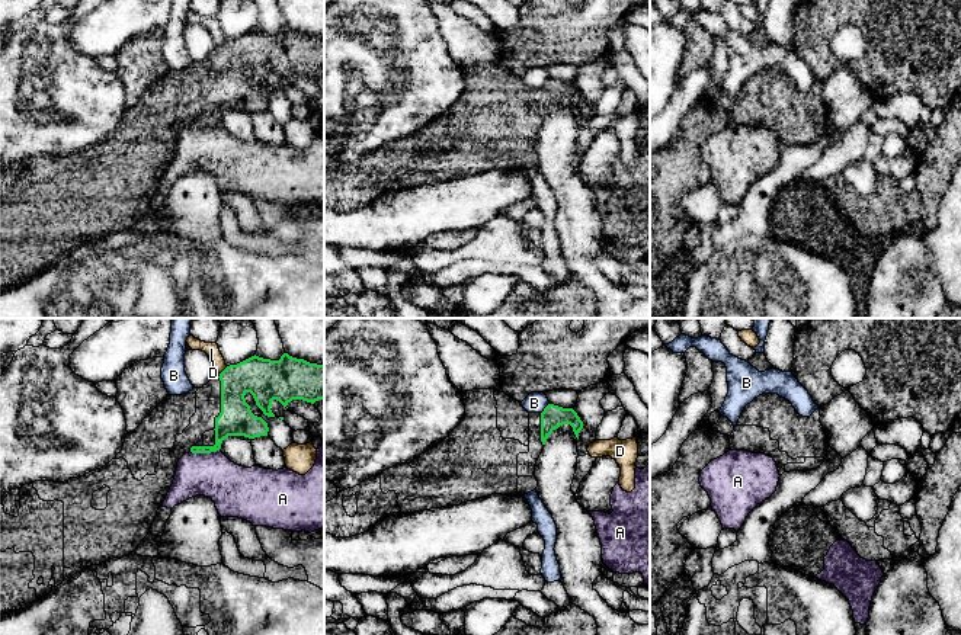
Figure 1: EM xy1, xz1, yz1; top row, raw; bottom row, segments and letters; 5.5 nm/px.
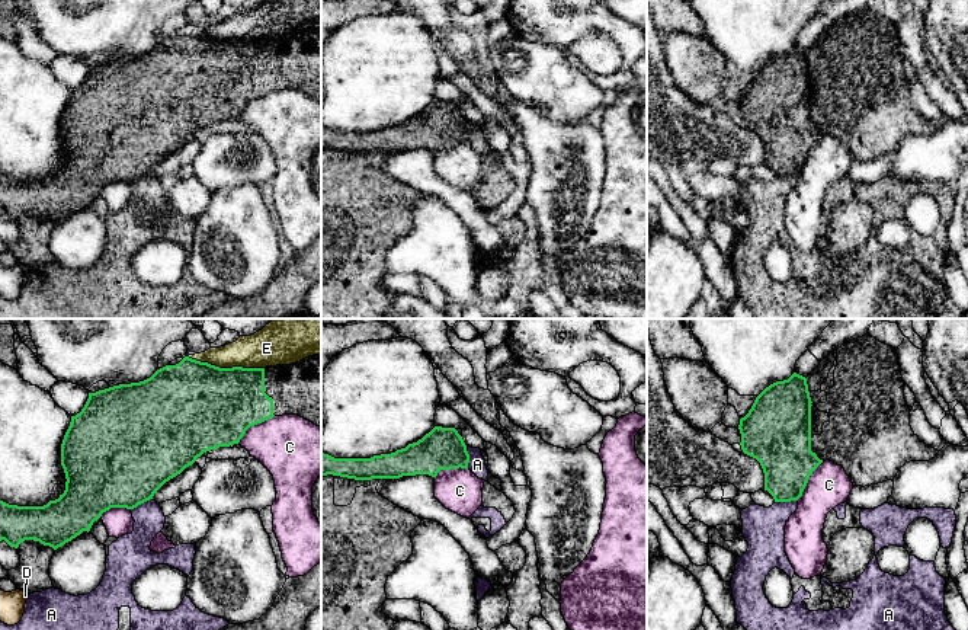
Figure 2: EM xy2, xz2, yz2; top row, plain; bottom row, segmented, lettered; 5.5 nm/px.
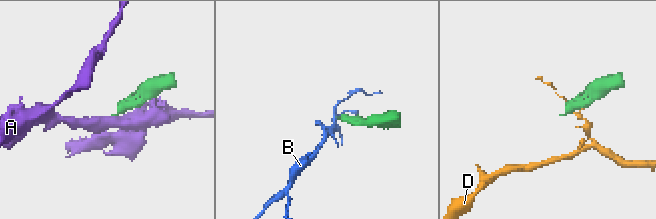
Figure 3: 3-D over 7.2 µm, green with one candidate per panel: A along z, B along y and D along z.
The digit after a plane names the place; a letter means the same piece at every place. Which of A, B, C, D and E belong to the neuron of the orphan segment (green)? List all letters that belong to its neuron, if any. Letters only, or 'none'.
none

